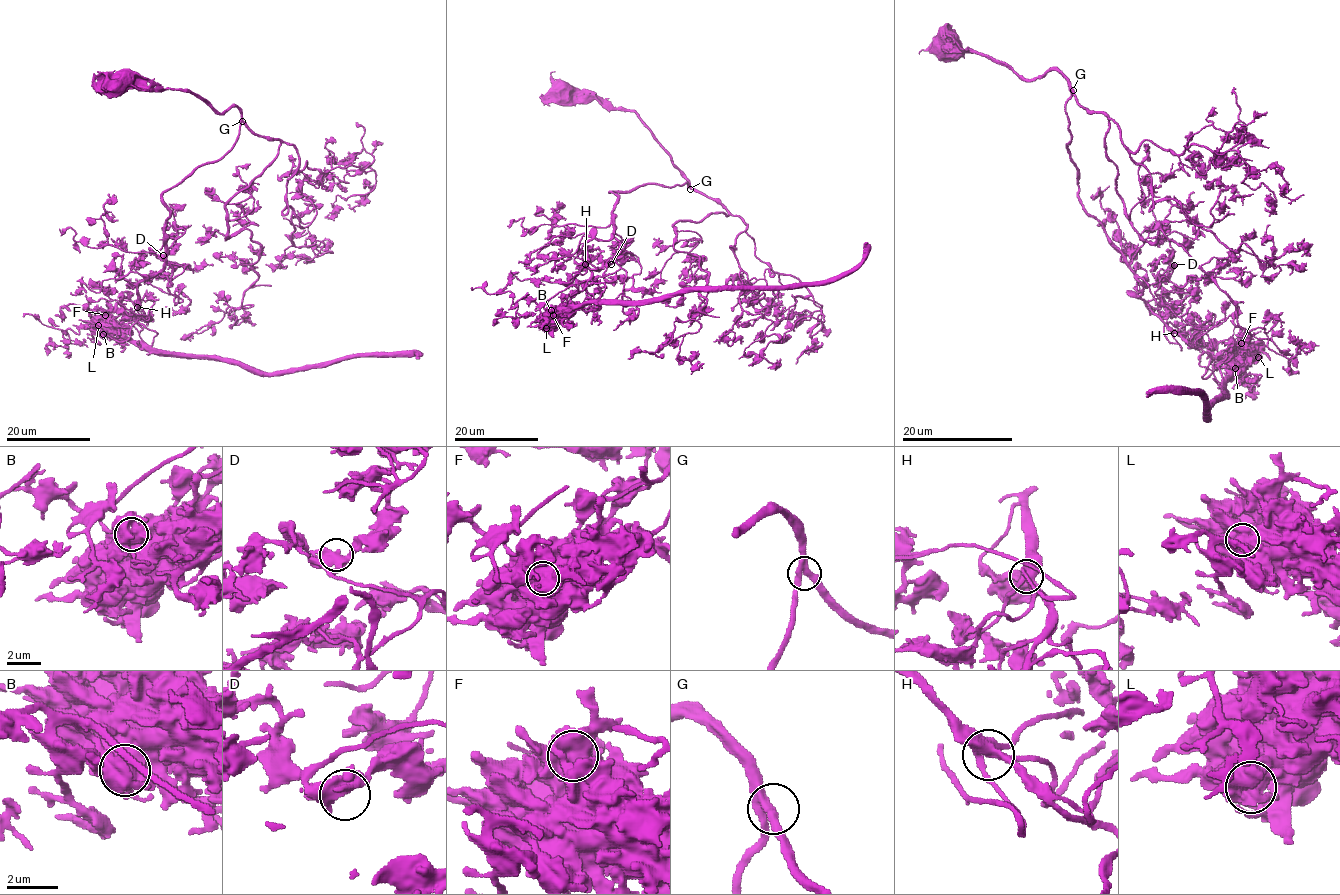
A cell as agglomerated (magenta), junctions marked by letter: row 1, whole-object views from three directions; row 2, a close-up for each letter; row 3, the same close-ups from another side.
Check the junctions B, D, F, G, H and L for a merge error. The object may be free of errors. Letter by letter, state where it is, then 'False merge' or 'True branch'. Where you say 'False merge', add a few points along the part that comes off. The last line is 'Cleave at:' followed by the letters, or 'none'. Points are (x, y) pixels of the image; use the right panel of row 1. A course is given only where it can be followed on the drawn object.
B: Place: (1235, 368). False merge. Course of the part to remove: (1235, 368), (1237, 370), (1225, 381), (1225, 390), (1210, 405), (1208, 417), (1200, 395), (1150, 393), (1146, 397)
D: Place: (1174, 265). True branch
F: Place: (1241, 343). True branch
G: Place: (1073, 90). True branch
H: Place: (1174, 333). True branch
L: Place: (1258, 357). True branch
Cleave at: B

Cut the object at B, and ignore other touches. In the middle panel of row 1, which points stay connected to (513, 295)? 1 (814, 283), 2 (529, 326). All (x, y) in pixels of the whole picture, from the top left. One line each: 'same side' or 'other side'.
1: other side
2: other side

